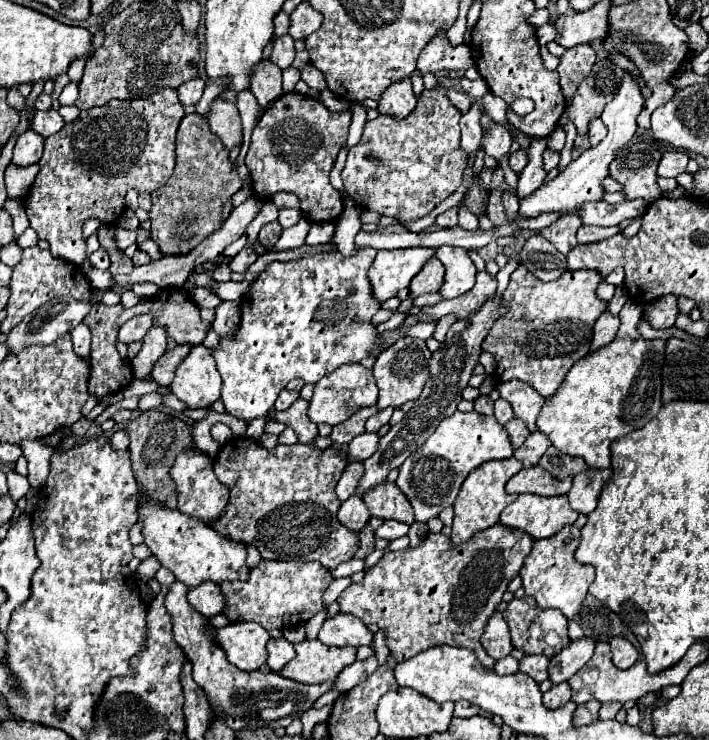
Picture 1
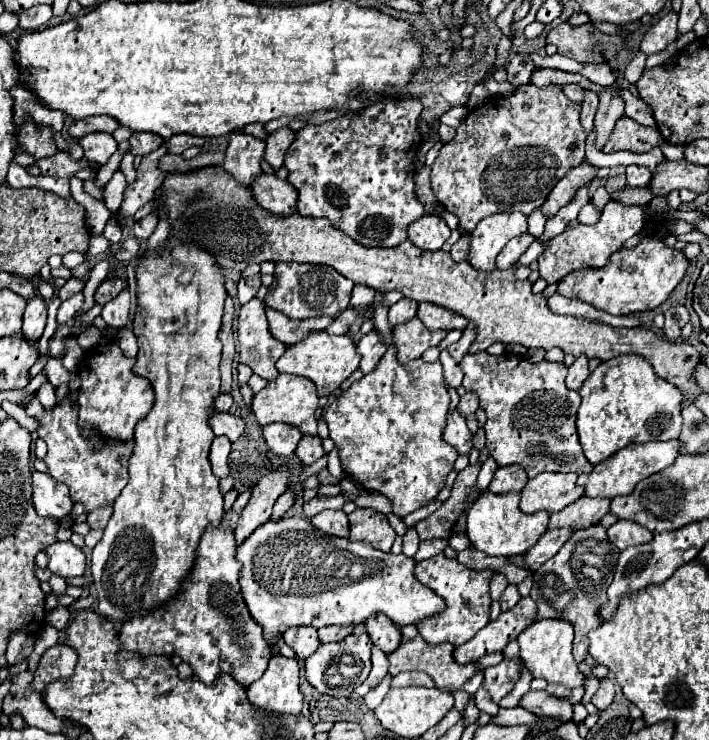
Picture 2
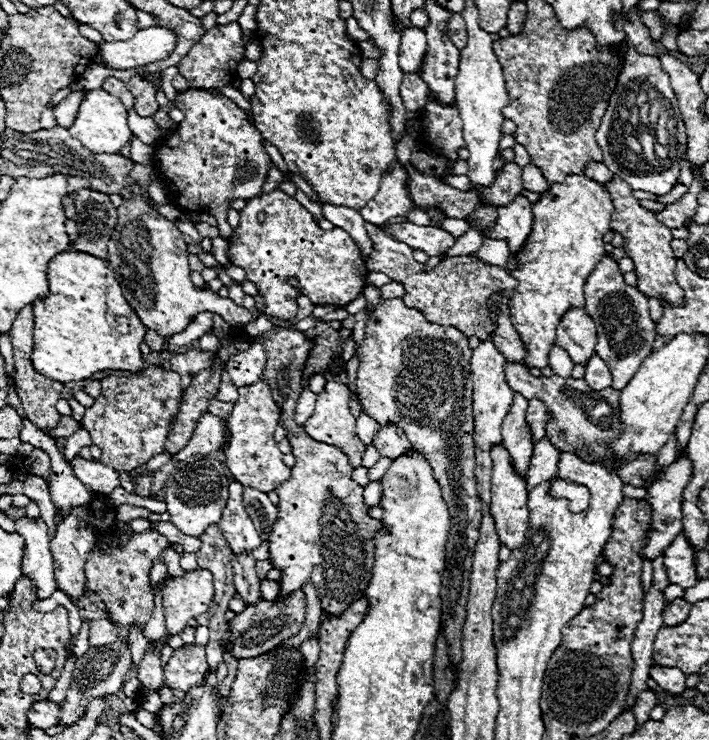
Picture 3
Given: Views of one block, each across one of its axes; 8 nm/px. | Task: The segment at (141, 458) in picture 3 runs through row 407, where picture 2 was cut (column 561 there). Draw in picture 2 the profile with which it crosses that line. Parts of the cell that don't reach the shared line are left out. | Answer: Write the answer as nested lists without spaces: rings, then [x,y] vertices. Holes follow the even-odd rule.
[[[554,84],[550,86],[518,86],[516,92],[508,98],[492,96],[488,98],[490,106],[480,106],[472,110],[462,126],[456,130],[456,136],[440,148],[438,158],[432,164],[432,190],[446,206],[460,220],[460,228],[472,232],[476,224],[496,212],[534,212],[538,210],[550,190],[556,186],[560,178],[570,168],[576,168],[584,162],[584,146],[586,134],[580,126],[580,104],[570,102],[562,90]]]

